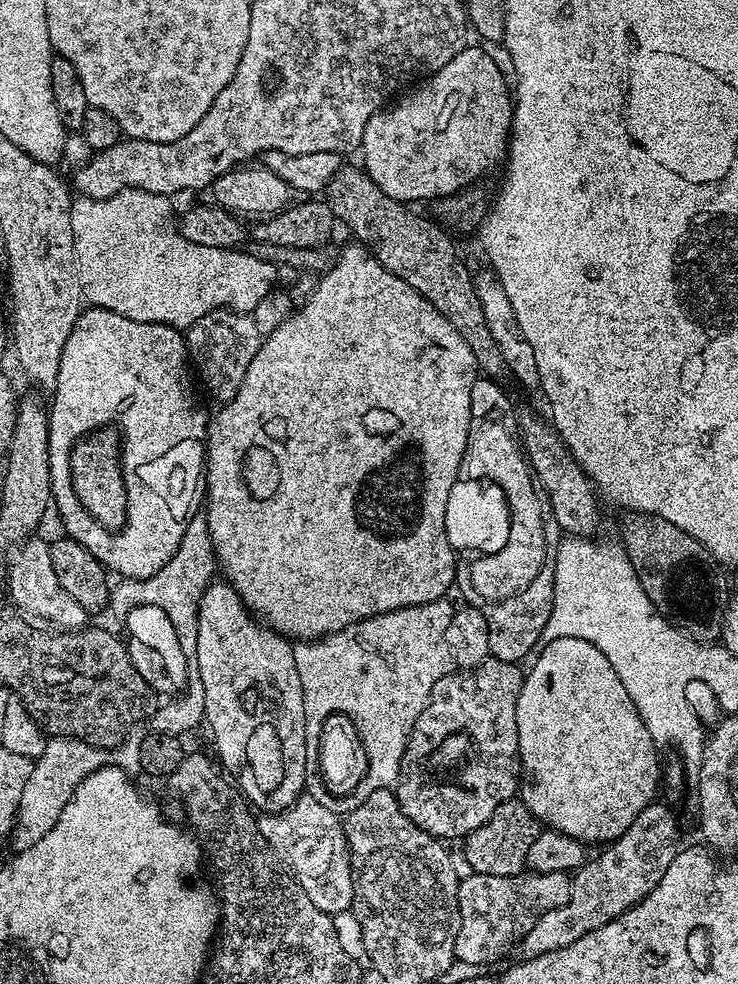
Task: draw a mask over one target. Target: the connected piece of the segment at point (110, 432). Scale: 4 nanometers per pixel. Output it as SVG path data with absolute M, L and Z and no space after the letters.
M105 426L77 440L70 458L74 494L78 494L78 502L82 502L88 513L109 530L123 529L126 522L126 482L120 469L121 447L119 431Z

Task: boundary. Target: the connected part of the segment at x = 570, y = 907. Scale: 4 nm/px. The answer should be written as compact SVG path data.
M660 803L648 804L646 810L642 810L642 814L634 818L634 822L630 822L630 830L626 830L626 834L601 847L597 851L600 853L593 860L591 857L576 869L571 877L570 898L567 902L555 912L544 914L520 941L518 948L519 951L524 951L525 957L541 956L550 950L562 950L562 946L570 946L570 942L578 942L582 934L590 934L590 930L598 930L598 926L606 926L606 922L618 918L623 912L628 912L638 902L642 902L642 898L646 898L646 894L650 894L650 890L654 890L658 882L662 882L662 874L666 874L670 862L674 862L678 843L676 844L676 820L672 817L671 810Z

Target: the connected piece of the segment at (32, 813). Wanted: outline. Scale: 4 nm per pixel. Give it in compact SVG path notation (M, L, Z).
M136 725L128 732L128 736L119 748L98 748L93 744L82 742L80 739L74 739L72 736L53 736L47 739L44 746L44 751L34 761L26 782L26 787L22 790L22 798L18 802L18 814L16 821L12 827L12 835L10 837L10 844L16 852L22 850L30 850L30 846L34 846L34 842L50 834L50 830L54 830L54 822L58 822L58 818L62 815L62 810L66 810L66 802L70 802L70 798L74 794L74 790L81 781L83 781L94 770L102 767L116 767L121 768L129 774L136 774L140 772L140 756L139 748L144 741L146 732L141 725Z

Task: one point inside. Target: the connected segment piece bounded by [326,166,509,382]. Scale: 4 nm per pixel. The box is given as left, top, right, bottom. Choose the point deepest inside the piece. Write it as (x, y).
(420, 251)

